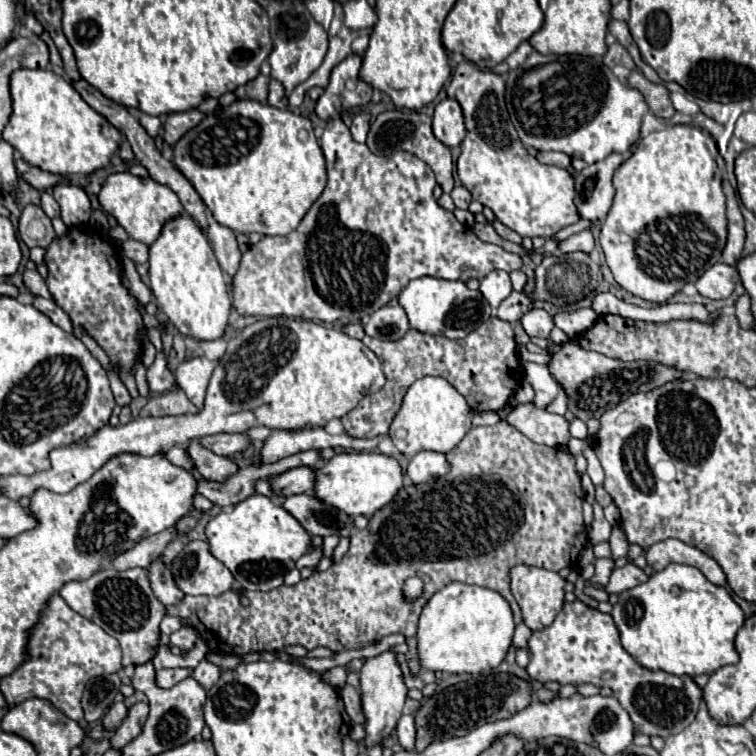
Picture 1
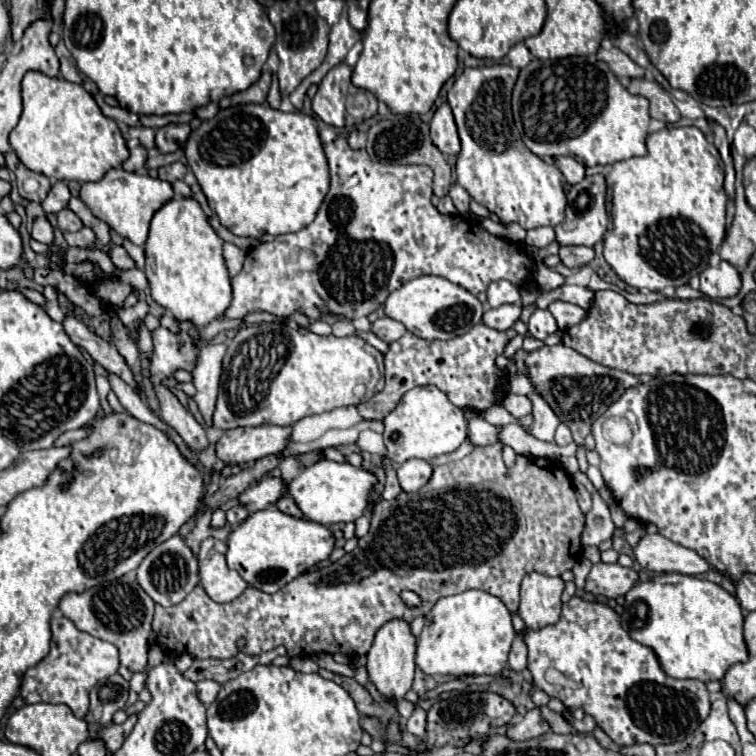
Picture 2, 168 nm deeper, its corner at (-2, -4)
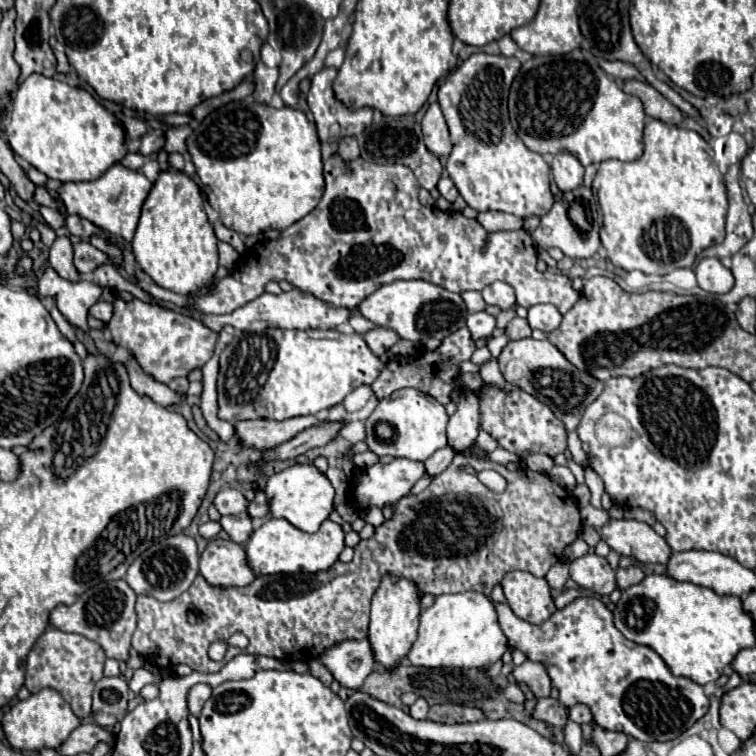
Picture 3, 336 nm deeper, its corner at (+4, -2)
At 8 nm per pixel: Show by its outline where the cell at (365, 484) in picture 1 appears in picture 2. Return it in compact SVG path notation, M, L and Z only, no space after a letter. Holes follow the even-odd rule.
M320 460L308 466L298 478L294 478L288 488L294 496L298 508L304 516L318 524L336 524L336 522L356 522L372 502L372 492L376 490L378 476L372 470L356 468L348 462L330 462Z

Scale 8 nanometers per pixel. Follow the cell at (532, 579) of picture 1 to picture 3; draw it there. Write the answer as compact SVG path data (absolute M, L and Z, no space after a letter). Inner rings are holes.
M508 572L500 586L514 614L530 624L542 624L556 610L550 586L544 578L536 578L528 572Z

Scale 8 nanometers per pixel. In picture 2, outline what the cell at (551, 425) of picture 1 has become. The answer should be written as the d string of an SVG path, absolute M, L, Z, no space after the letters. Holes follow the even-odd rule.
M474 416L468 424L468 438L476 446L486 446L486 444L494 444L498 440L500 430L502 430L502 426L490 424L482 416Z

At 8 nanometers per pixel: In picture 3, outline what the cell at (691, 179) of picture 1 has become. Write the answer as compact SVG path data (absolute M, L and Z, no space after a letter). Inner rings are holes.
M650 120L644 128L642 142L644 151L640 160L602 162L591 188L604 214L599 236L608 252L608 260L624 270L640 270L654 276L664 276L676 268L692 266L704 248L724 240L728 194L722 172L704 150L708 144L696 132L670 126L662 120Z

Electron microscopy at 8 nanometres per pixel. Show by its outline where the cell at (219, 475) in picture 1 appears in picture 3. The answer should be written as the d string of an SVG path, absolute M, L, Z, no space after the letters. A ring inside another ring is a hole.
M118 298L114 302L114 314L108 322L108 328L114 342L134 352L140 366L164 384L176 376L188 376L188 372L208 362L208 358L212 358L214 354L214 346L218 340L218 332L210 330L190 314L160 304L142 302L138 298L132 298L130 302Z

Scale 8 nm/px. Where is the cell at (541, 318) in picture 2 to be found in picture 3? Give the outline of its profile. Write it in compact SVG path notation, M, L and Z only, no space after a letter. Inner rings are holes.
M536 304L528 308L528 324L532 328L552 332L560 326L560 322L562 322L562 314L554 304Z

